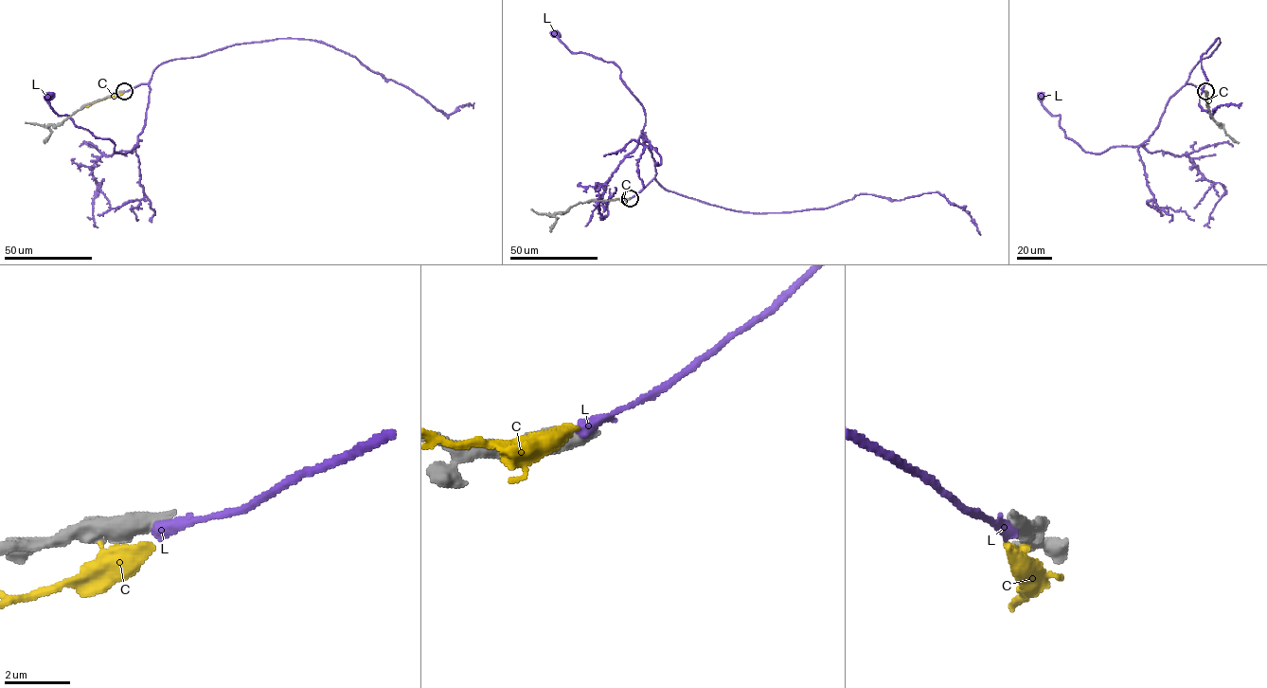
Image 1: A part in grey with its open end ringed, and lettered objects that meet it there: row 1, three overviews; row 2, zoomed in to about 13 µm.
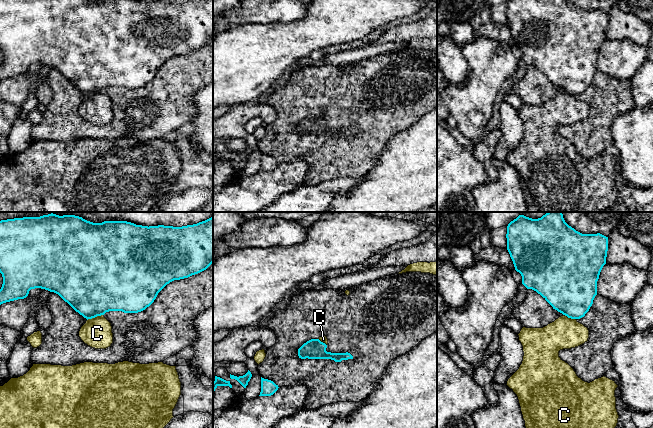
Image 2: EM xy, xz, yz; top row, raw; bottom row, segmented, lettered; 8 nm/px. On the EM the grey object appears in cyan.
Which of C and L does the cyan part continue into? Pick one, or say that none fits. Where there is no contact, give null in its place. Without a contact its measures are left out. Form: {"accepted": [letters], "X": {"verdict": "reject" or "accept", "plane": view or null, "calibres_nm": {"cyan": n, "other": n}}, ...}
{"accepted": [], "C": {"verdict": "reject", "plane": "xy", "calibres_nm": {"cyan": 480, "other": 240}}, "L": {"verdict": "reject", "plane": null}}

